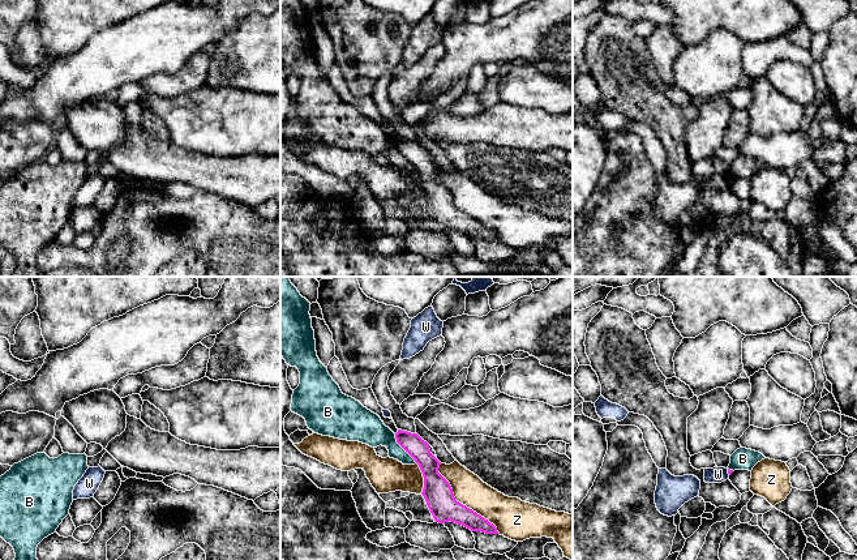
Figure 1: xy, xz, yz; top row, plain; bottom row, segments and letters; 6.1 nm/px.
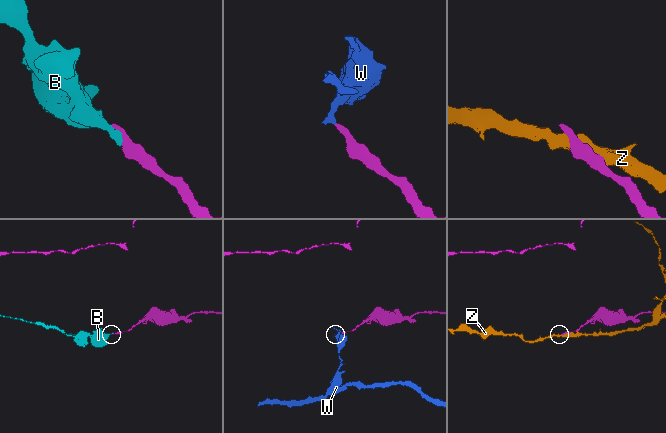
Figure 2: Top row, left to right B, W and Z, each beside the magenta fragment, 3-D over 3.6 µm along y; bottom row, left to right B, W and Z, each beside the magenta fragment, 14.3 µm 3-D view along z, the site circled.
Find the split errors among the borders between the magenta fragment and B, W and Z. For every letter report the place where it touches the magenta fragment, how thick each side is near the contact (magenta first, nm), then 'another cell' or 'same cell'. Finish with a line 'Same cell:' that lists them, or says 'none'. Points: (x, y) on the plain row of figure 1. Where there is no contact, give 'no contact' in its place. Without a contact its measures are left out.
B: meets magenta in xz at (402, 154); 130 nm thick on the magenta side, 200 nm on the other; another cell
W: meets magenta in yz at (728, 179); 30 nm thick on the magenta side, 100 nm on the other; another cell
Z: meets magenta in xz at (459, 210); 180 nm thick on the magenta side, 190 nm on the other; another cell
Same cell: none

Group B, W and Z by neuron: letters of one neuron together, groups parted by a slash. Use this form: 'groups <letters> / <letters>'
groups B / W / Z

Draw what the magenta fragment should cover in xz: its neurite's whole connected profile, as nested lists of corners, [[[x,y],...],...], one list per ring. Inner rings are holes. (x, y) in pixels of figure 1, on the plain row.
[[[398,137],[397,150],[415,167],[424,184],[427,213],[438,231],[455,230],[471,239],[500,241],[488,227],[455,208],[450,191],[438,180],[441,170],[430,161],[429,151],[417,141]]]

